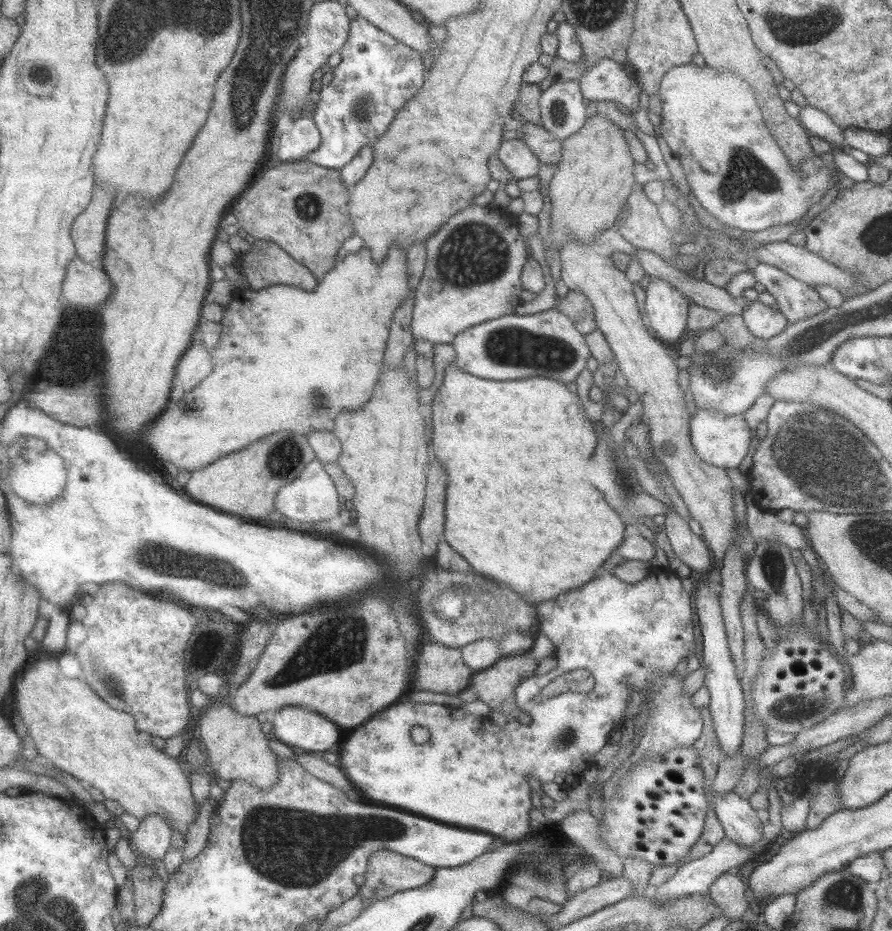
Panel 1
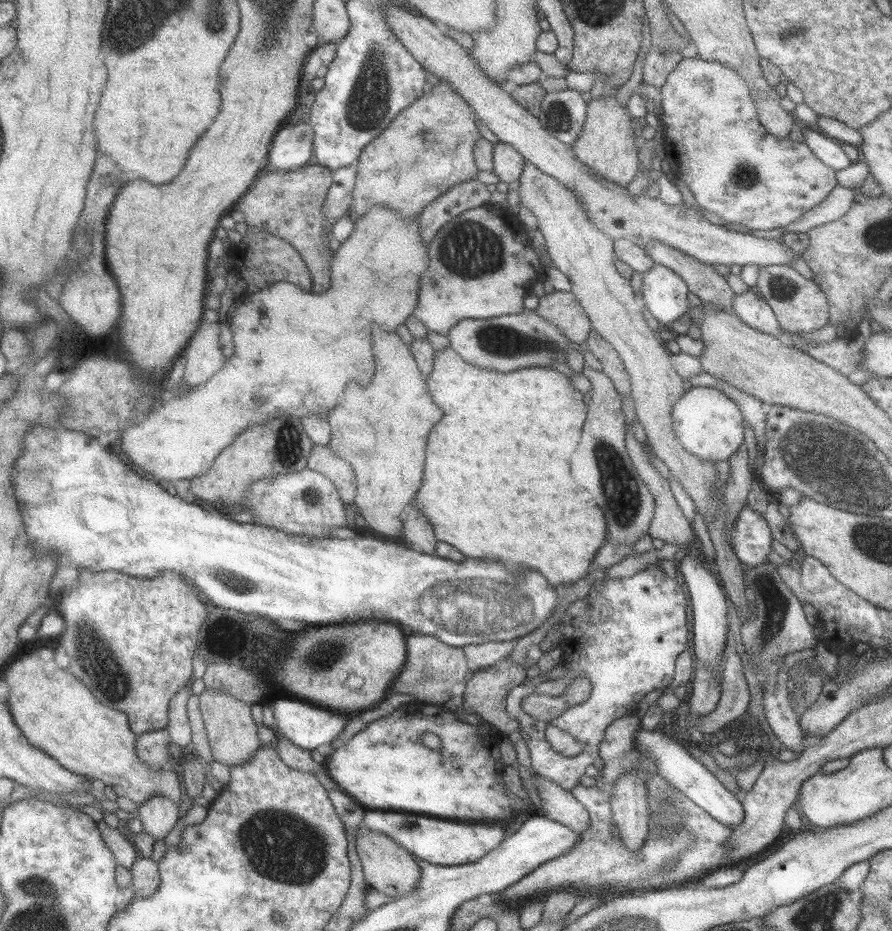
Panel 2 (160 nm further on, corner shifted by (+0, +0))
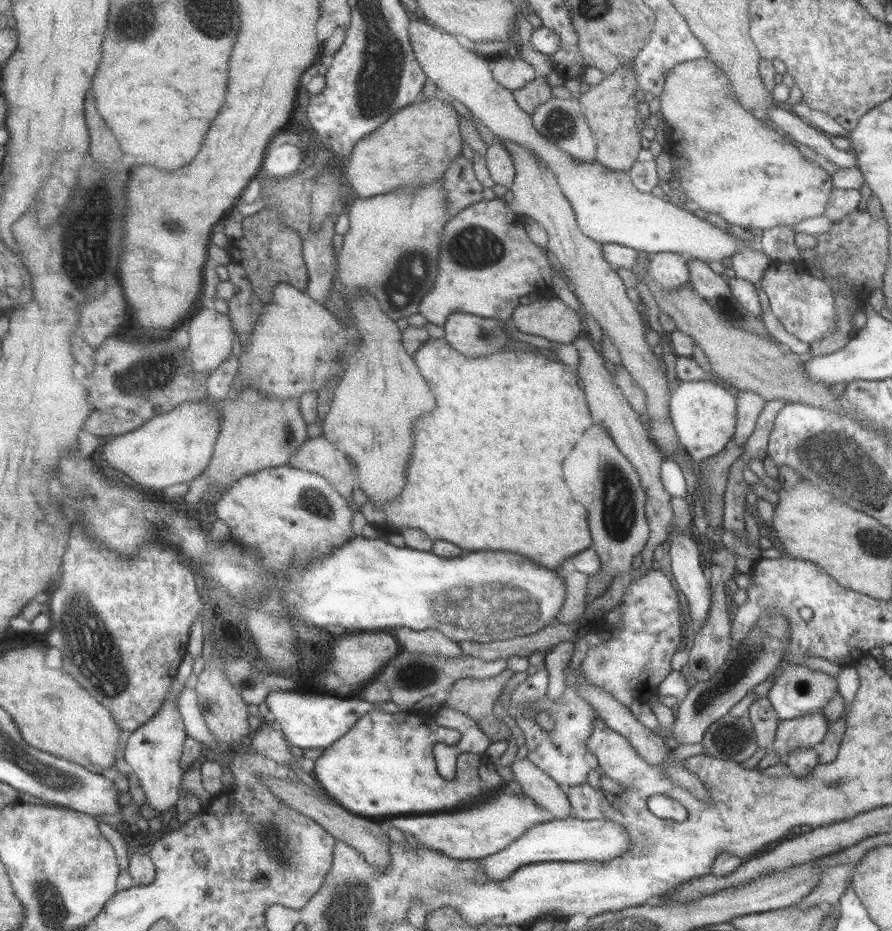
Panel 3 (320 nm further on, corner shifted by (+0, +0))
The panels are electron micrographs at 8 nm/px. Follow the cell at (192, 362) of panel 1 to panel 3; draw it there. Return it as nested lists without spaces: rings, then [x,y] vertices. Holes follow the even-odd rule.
[[[210,305],[195,310],[188,321],[188,351],[193,370],[197,372],[213,371],[220,366],[236,346],[232,324],[227,315],[215,311]]]

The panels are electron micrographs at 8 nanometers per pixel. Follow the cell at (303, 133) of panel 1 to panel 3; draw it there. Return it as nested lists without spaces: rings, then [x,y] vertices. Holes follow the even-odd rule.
[[[286,129],[275,135],[265,149],[261,170],[274,178],[298,173],[303,159],[301,144],[297,134],[289,134]]]

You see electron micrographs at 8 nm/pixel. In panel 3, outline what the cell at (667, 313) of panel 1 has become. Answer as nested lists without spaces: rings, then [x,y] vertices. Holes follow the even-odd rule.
[[[663,252],[650,255],[648,274],[663,292],[679,290],[688,286],[689,272],[686,257],[675,252]]]

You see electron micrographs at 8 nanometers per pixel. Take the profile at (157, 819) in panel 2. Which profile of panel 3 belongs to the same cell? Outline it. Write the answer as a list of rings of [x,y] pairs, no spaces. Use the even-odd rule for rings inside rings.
[[[175,678],[166,690],[161,708],[155,712],[155,716],[151,716],[151,720],[141,724],[139,729],[131,733],[123,750],[125,762],[139,780],[141,789],[145,793],[145,803],[156,810],[155,816],[161,816],[181,798],[184,771],[179,766],[179,758],[187,736],[181,716],[173,704],[173,698],[178,694],[178,690],[180,690],[179,683]]]

